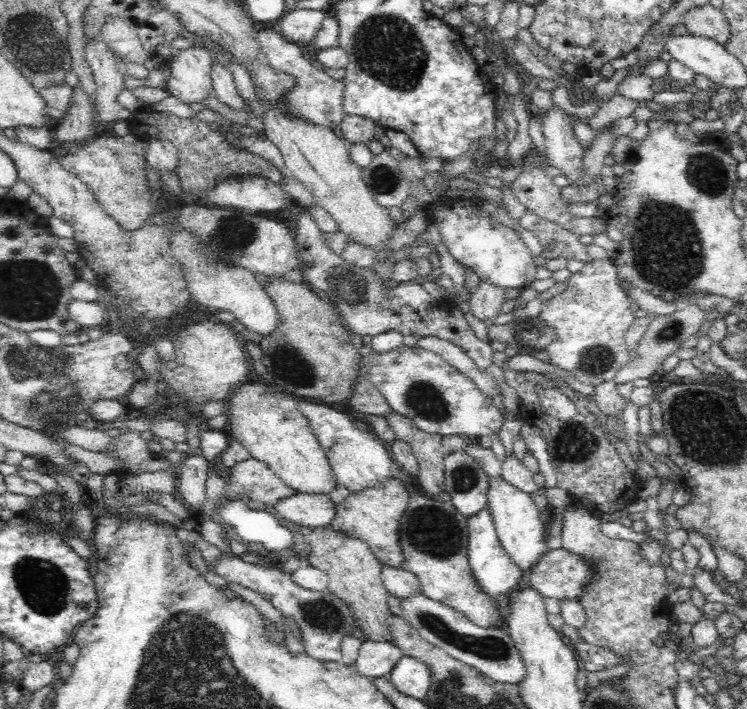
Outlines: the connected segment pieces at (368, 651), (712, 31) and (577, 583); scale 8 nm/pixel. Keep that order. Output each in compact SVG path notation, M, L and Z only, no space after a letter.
M363 640L356 659L356 670L366 678L380 678L391 673L402 651L392 642Z
M709 3L692 8L683 16L688 33L710 38L720 45L730 39L730 23L720 9Z
M560 547L549 549L525 577L525 583L539 596L556 600L576 600L579 594L591 584L592 571L588 563Z

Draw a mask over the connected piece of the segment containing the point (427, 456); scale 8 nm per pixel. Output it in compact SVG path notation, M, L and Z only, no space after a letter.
M394 411L386 414L386 420L396 437L411 447L418 460L418 484L424 492L437 498L445 491L445 458L441 434L428 434L414 423Z

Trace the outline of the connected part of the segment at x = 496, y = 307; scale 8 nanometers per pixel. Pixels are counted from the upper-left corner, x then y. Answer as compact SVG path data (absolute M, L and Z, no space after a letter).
M480 281L471 292L470 312L475 316L478 325L491 323L501 313L501 306L505 302L504 289L491 285L486 281Z

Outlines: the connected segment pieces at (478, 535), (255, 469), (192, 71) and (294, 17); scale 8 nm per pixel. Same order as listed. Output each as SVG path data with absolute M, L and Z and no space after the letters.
M486 508L476 517L467 518L467 562L480 593L485 596L504 596L523 582L524 576L521 568L513 563L513 559L501 545L494 525L494 520Z
M248 458L233 469L228 469L228 472L230 479L226 481L226 496L231 496L232 500L243 498L251 501L253 506L264 506L273 511L282 497L296 494L264 462L254 458Z
M205 48L179 50L167 59L171 76L167 90L182 103L202 103L207 97L214 97L213 59Z
M329 8L325 10L292 10L286 12L278 23L277 30L288 42L310 45L320 31Z

